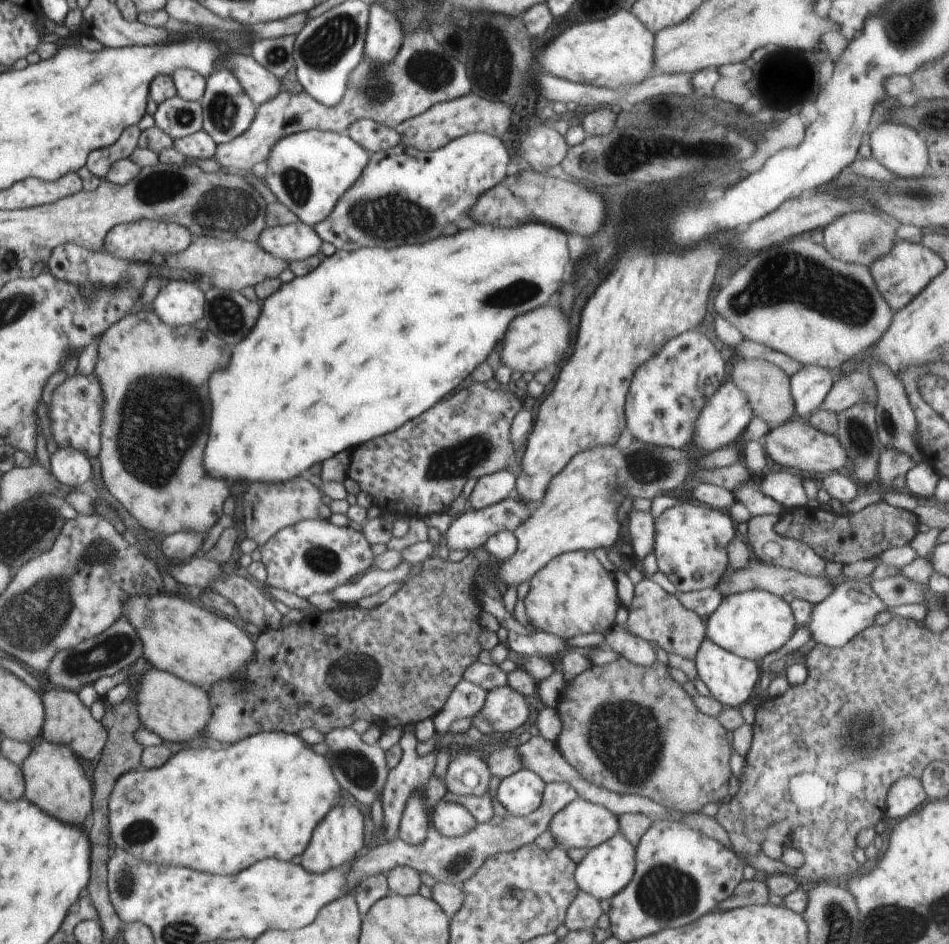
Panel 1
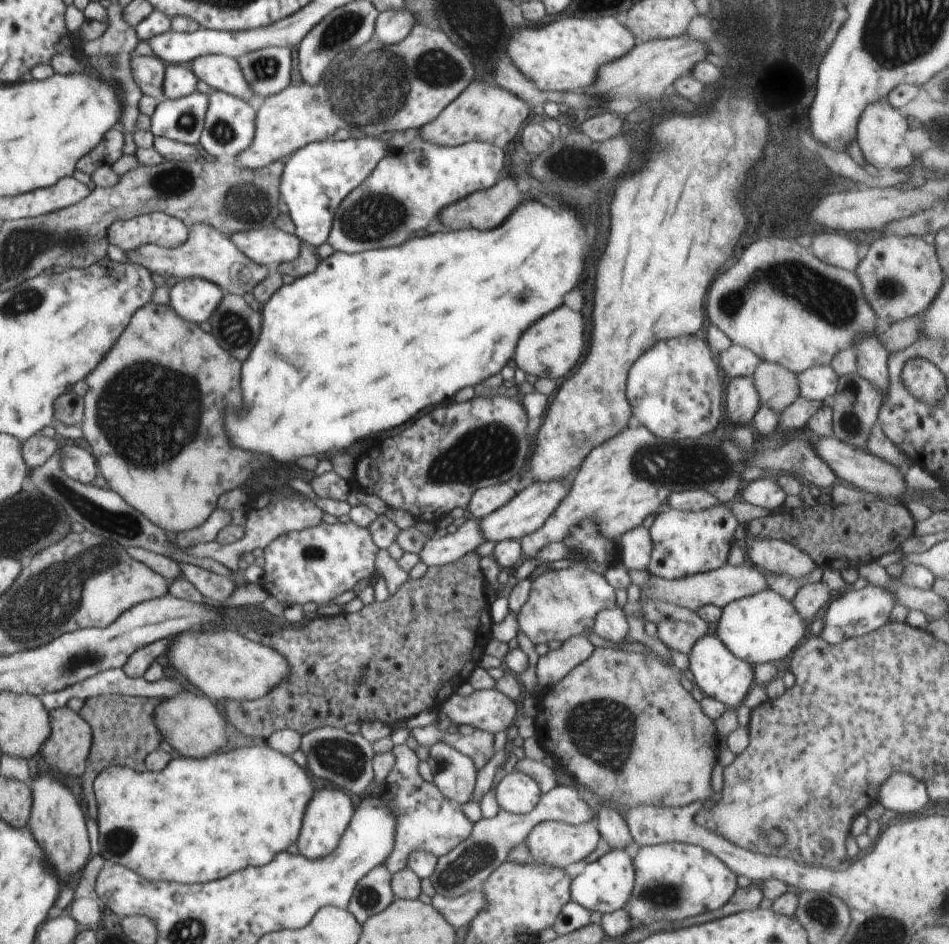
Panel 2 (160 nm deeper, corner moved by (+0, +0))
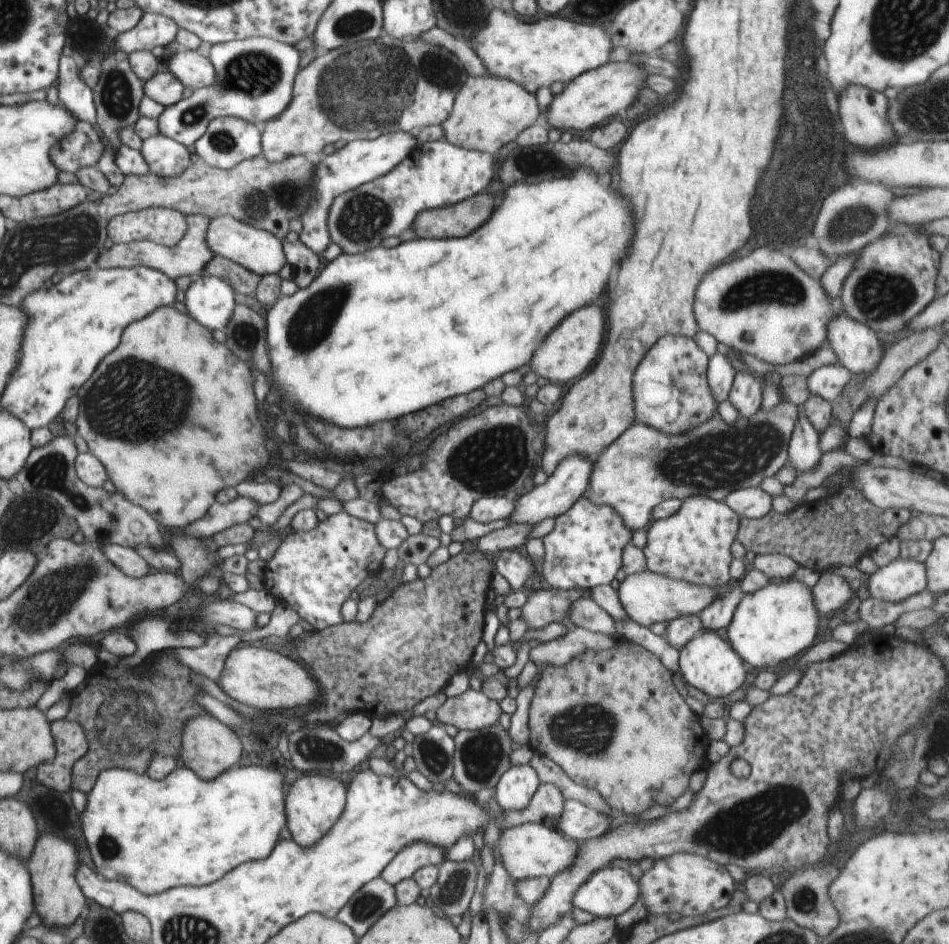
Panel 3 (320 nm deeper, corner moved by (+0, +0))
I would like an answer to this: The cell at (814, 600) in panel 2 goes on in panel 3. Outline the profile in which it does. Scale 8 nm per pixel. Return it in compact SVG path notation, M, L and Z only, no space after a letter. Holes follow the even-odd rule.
M824 572L812 590L813 599L821 615L832 614L844 608L844 604L848 604L855 594L849 580L830 572Z

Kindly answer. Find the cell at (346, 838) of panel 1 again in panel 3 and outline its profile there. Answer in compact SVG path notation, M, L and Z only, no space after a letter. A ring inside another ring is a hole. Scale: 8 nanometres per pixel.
M327 773L306 774L290 784L284 797L288 830L300 846L312 847L326 836L332 825L342 816L346 804L346 785L337 776Z

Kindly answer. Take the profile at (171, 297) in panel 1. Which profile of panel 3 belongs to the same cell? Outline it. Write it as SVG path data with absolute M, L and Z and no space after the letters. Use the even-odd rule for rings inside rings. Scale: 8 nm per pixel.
M200 277L185 292L185 305L190 316L202 326L224 330L232 318L235 290L231 284L218 277Z

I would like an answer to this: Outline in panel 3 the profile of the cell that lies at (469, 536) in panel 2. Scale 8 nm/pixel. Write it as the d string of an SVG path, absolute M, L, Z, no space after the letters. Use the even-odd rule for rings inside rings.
M524 523L510 524L506 528L491 532L475 541L477 550L484 554L493 552L497 555L503 550L520 548L525 544L532 530L532 525L525 525Z

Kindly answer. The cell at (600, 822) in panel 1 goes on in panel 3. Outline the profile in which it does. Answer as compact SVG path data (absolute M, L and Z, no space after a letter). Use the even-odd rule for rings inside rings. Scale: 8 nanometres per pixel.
M522 823L502 832L499 837L499 858L514 882L522 879L554 878L573 863L578 842L566 836L552 824Z

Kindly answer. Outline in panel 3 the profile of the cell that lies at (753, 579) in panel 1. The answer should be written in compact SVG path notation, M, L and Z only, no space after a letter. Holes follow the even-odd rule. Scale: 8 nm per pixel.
M646 570L625 577L619 585L617 594L626 616L632 622L649 628L656 622L671 621L690 613L698 614L714 599L719 599L724 591L722 589L711 589L710 587L699 587Z

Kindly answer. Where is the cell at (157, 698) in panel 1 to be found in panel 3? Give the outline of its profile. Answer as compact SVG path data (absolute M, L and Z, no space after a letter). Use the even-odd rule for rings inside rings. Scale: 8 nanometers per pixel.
M202 714L195 719L190 719L183 729L179 755L184 762L184 767L195 772L202 780L216 780L221 773L232 767L238 767L243 752L242 742L236 732L210 714Z

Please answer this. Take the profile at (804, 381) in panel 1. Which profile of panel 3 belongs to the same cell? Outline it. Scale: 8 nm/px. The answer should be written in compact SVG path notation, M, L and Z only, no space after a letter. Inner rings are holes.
M837 360L813 371L808 376L808 388L811 394L821 396L834 404L853 376L854 374Z

